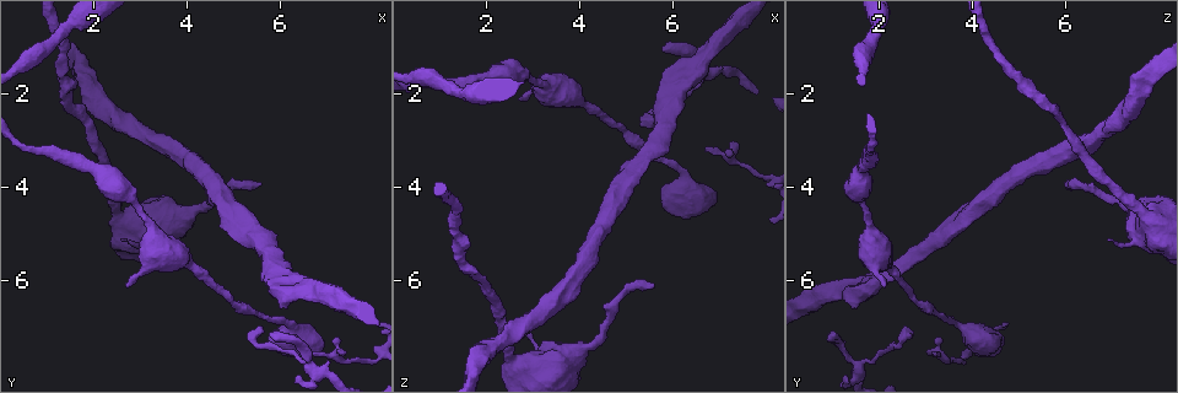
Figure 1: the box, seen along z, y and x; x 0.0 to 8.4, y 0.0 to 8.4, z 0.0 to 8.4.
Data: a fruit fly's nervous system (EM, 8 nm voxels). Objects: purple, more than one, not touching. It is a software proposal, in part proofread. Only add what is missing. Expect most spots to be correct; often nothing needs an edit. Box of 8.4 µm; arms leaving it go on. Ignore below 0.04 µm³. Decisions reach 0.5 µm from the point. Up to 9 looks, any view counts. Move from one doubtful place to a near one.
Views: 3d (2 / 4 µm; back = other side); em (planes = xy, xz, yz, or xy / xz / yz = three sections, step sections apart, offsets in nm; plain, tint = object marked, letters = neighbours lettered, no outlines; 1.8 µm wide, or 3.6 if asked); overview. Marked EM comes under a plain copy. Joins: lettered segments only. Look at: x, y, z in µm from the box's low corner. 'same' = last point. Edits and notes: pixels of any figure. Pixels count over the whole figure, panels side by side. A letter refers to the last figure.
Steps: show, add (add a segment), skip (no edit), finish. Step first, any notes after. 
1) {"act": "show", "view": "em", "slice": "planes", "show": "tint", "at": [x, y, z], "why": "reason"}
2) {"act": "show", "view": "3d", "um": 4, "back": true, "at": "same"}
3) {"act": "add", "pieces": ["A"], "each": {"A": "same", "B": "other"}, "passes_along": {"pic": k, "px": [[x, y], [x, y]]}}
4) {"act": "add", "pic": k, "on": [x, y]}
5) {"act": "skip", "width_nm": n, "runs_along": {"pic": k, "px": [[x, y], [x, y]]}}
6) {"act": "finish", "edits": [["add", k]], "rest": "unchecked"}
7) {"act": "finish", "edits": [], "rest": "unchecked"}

{"act": "show", "view": "em", "slice": "xz", "step": 16, "show": "letters", "at": [5.60, 3.95, 6.10]}

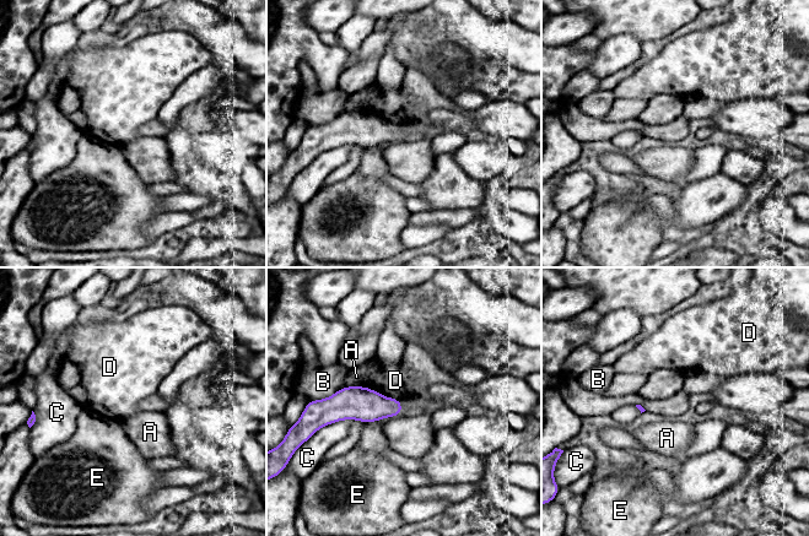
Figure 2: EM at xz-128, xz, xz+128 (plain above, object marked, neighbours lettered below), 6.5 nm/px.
{"act": "show", "view": "em", "slice": "planes", "show": "letters", "at": "same", "why": "another direction"}

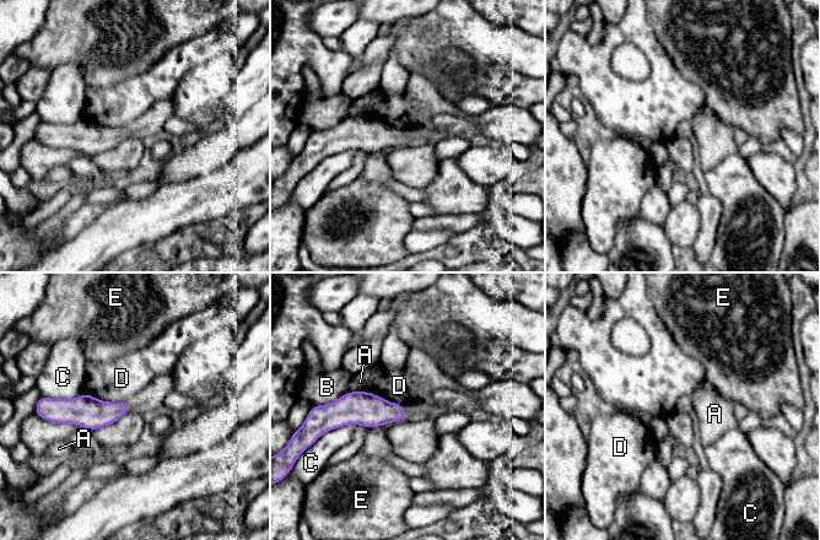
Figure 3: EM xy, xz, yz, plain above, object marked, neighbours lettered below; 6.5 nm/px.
{"act": "skip", "each": {"A": "other", "B": "other", "C": "other", "D": "other", "E": "other"}, "border": {"pic": 3, "px": [[84, 392], [103, 400], [123, 401]]}, "found": "no lettered segment goes on from it"}

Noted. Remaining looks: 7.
{"act": "show", "view": "em", "slice": "yz", "step": 8, "show": "letters", "at": [2.70, 6.10, 2.10], "why": "free end"}

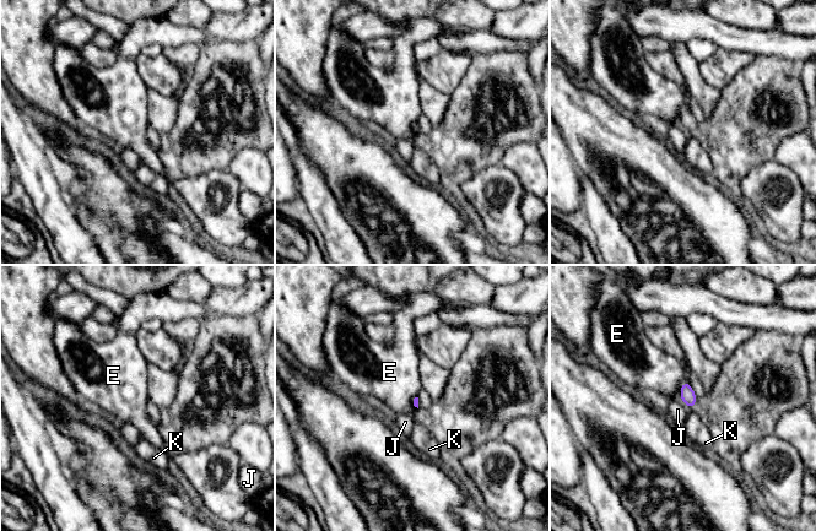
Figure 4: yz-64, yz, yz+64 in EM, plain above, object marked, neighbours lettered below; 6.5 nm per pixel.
{"act": "skip", "each": {"E": "other", "J": "other", "K": "other"}, "border": {"pic": 4, "px": [[687, 380], [680, 384], [679, 394]]}, "found": "none of them fits"}

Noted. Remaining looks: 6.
{"act": "show", "view": "em", "slice": "planes", "show": "letters", "at": [5.80, 7.15, 1.05], "why": "free end"}

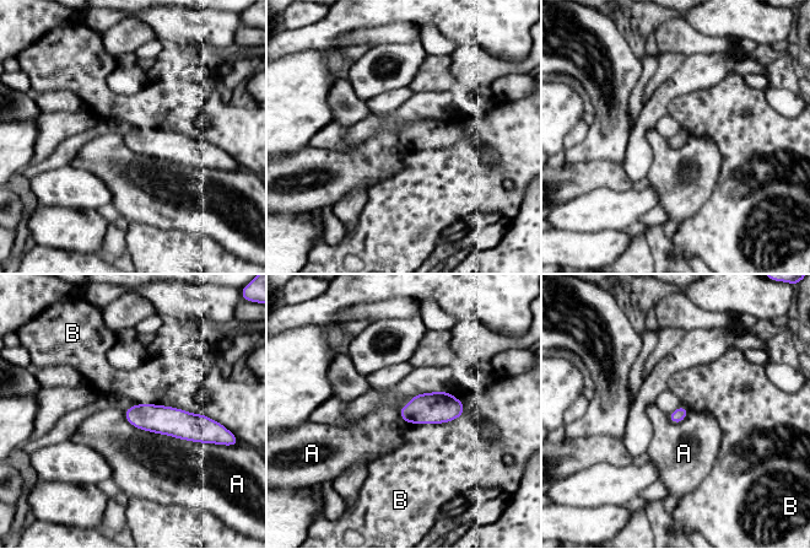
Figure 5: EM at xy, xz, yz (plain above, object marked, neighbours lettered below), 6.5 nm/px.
{"act": "skip", "longest_contact_nm": ["A", 600], "each": {"A": "other", "B": "other"}, "runs_along": {"pic": 5, "px": [[128, 413], [156, 419], [203, 418]]}, "found": "no lettered segment goes on from it"}

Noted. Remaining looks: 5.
{"act": "show", "view": "em", "um": 3.6, "slice": "planes", "show": "tint", "at": [6.80, 7.50, 4.20], "why": "long arm stops here"}

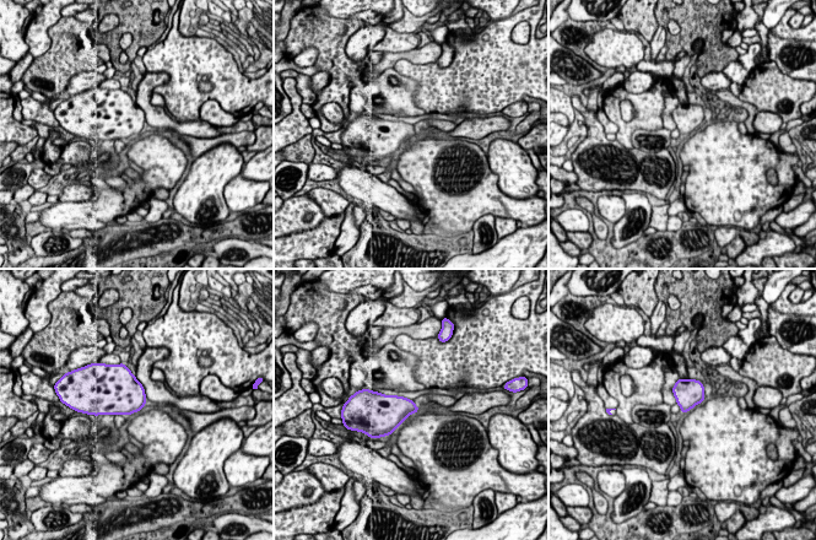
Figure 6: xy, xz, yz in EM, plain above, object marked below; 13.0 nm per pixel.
{"act": "show", "view": "em", "um": 3.6, "slice": "planes", "show": "letters", "at": "same", "why": "see the neighbours"}

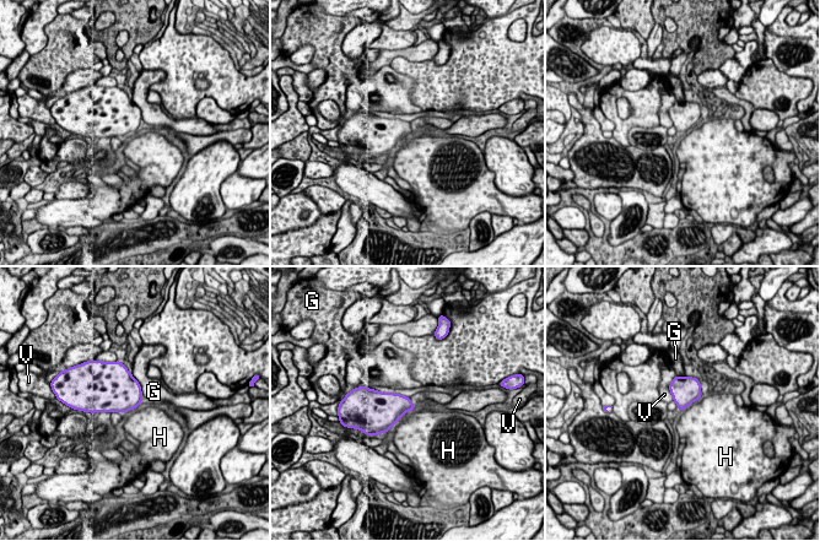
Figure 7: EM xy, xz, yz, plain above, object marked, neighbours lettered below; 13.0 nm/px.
{"act": "skip", "each": {"G": "other", "H": "other", "V": "other"}, "border": {"pic": 7, "px": [[416, 405], [388, 431]]}, "found": "none of them fits"}

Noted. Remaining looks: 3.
{"act": "finish", "edits": [], "rest": "unchecked"}

